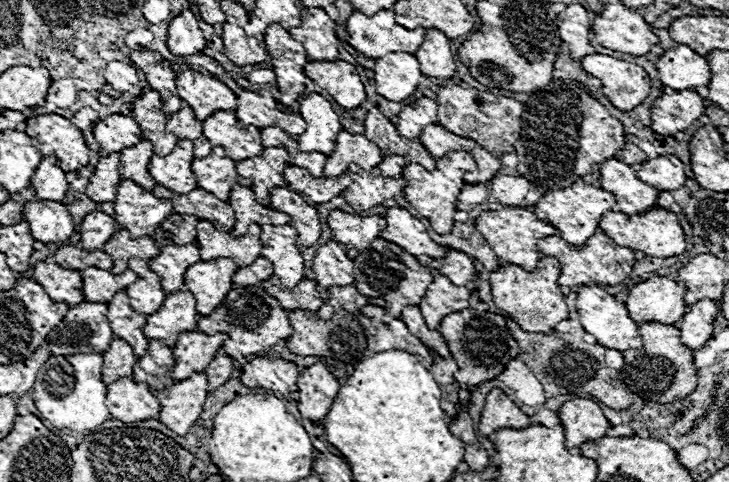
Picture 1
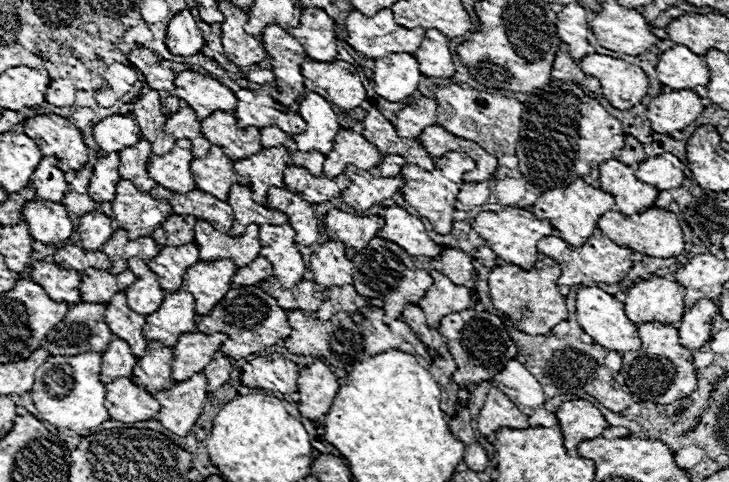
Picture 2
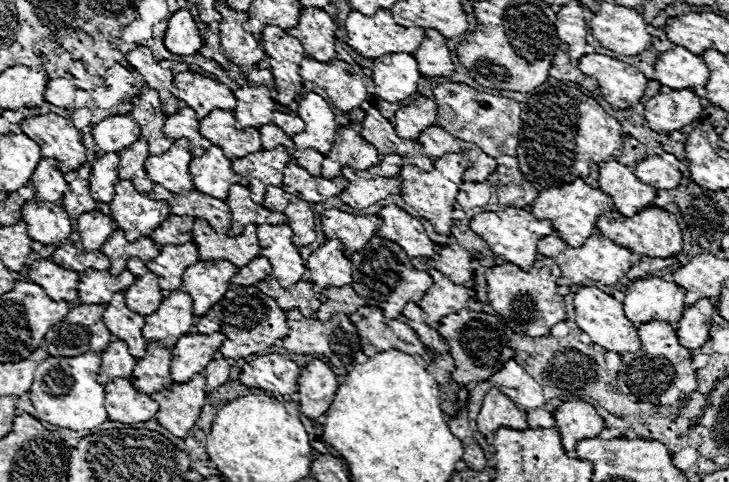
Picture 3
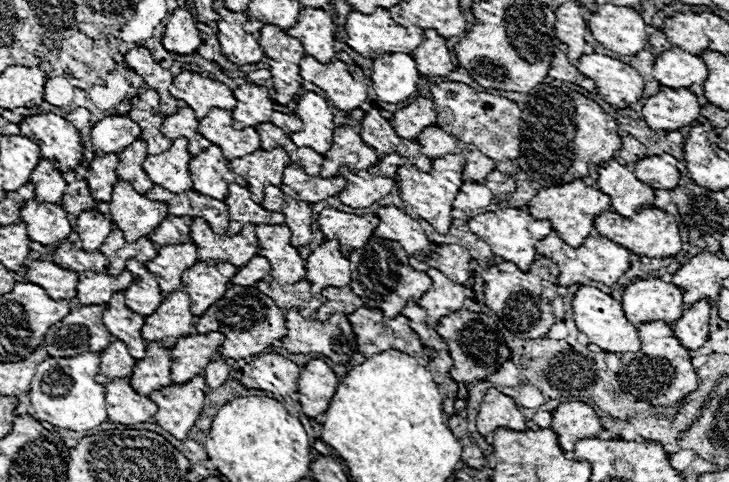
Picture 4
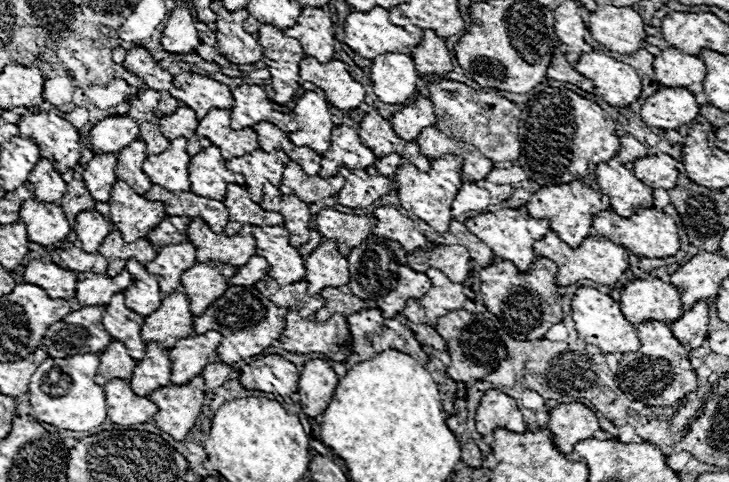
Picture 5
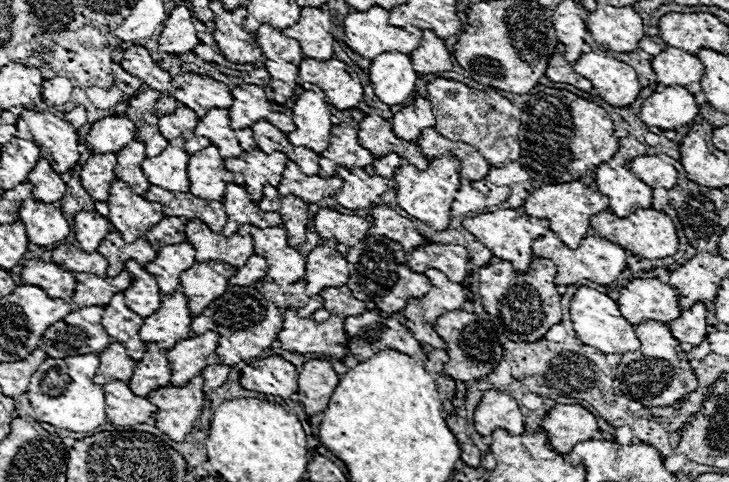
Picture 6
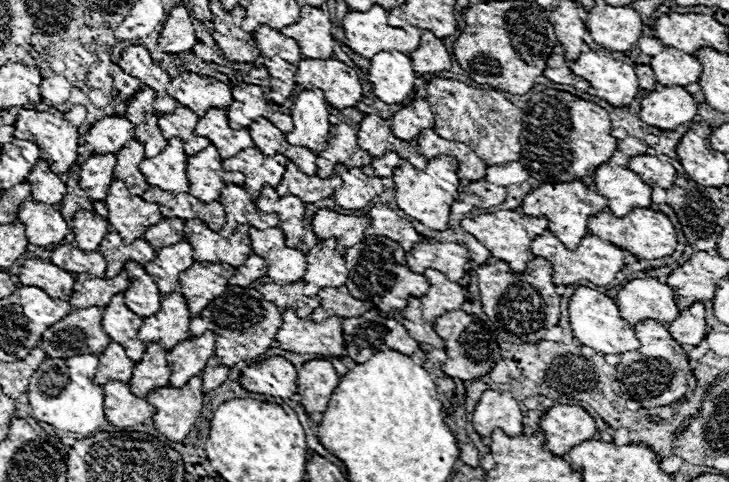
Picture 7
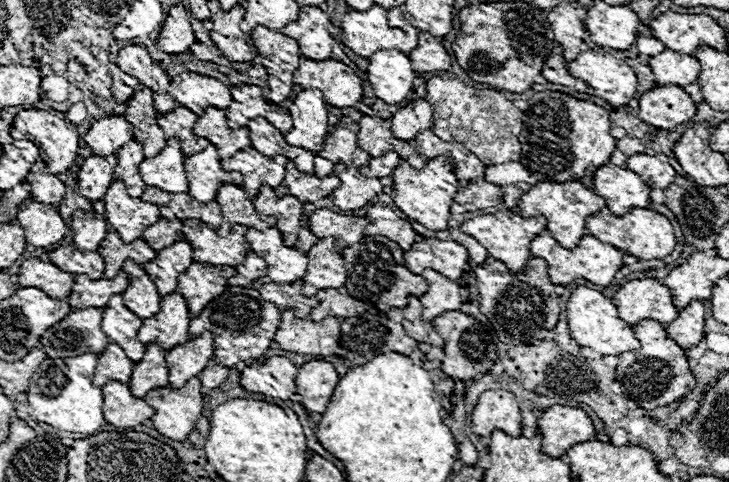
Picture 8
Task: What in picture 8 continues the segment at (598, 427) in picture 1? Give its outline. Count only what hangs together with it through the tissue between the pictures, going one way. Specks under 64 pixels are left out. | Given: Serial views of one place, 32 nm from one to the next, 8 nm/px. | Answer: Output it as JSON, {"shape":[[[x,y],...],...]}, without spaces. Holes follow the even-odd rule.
{"shape":[[[550,406],[538,418],[538,430],[544,436],[542,450],[550,456],[560,458],[578,442],[594,438],[594,424],[582,408]]]}

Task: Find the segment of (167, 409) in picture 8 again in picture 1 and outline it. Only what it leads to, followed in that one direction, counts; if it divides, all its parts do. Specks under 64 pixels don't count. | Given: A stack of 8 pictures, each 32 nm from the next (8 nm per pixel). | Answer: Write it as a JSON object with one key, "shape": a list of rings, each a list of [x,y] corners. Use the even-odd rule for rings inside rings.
{"shape":[[[196,372],[188,380],[180,380],[174,386],[156,392],[156,398],[162,404],[162,410],[156,414],[156,418],[178,436],[186,436],[190,428],[196,424],[204,408],[206,396],[206,374]]]}

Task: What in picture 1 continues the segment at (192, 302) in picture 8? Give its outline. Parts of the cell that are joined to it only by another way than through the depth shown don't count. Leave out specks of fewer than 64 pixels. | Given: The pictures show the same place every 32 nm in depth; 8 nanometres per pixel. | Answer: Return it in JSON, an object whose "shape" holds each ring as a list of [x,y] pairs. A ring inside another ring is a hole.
{"shape":[[[216,258],[192,264],[186,272],[184,288],[196,298],[196,312],[200,316],[212,314],[232,290],[232,276],[238,266],[232,258]]]}

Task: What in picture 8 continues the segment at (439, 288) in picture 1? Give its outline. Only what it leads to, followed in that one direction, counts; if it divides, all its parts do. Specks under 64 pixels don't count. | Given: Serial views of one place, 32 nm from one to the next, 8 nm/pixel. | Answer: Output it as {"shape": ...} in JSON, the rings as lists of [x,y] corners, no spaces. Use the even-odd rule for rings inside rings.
{"shape":[[[432,270],[422,272],[422,276],[430,284],[428,292],[424,296],[420,296],[424,320],[436,318],[450,310],[460,310],[460,306],[464,304],[460,284],[456,284],[456,282],[448,280],[446,276],[440,276],[440,272],[432,272]]]}

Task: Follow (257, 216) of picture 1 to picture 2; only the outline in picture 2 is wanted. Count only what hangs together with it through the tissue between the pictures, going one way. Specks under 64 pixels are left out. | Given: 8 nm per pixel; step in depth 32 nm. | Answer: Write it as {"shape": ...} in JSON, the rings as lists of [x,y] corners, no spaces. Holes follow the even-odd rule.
{"shape":[[[234,184],[230,188],[230,196],[226,200],[232,210],[234,210],[234,218],[248,226],[248,224],[272,224],[272,226],[282,226],[282,224],[288,224],[288,216],[284,212],[276,212],[276,210],[270,210],[262,204],[256,204],[252,200],[252,190],[246,188],[246,186],[240,186],[240,184]]]}

